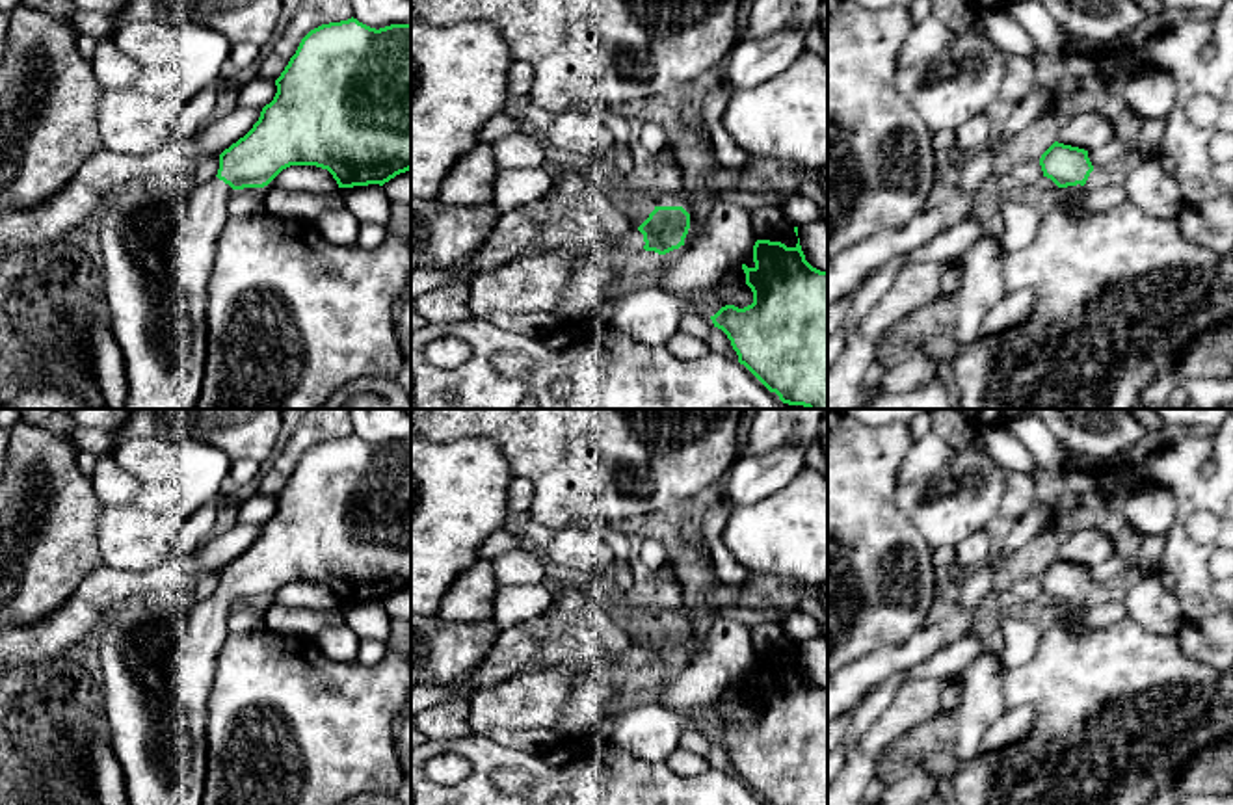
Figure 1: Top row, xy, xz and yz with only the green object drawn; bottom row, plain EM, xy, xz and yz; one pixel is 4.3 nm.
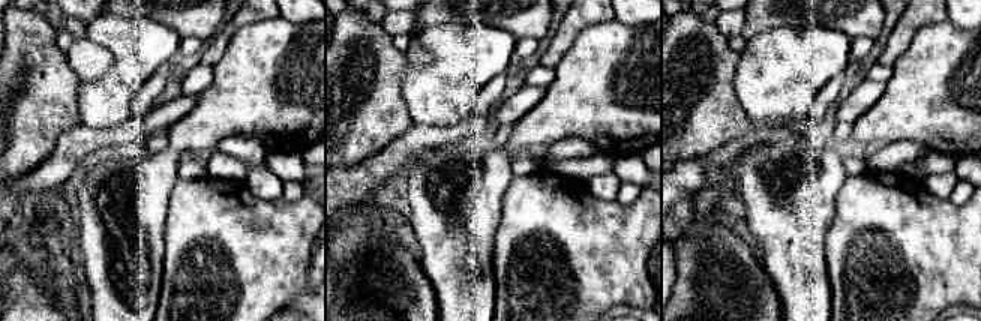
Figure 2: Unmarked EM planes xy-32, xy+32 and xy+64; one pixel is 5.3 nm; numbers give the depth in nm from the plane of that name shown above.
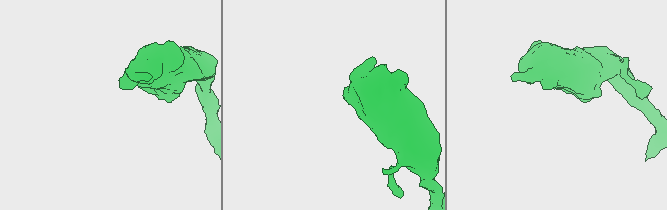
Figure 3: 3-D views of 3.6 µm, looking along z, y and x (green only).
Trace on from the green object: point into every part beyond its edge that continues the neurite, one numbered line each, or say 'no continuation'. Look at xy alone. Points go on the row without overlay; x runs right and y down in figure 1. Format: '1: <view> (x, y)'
1: xy (159, 666)

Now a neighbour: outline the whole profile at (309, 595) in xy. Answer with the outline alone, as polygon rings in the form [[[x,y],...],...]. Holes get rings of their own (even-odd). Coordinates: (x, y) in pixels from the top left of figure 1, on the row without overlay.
[[[290,582],[283,586],[268,602],[311,612],[327,612],[338,604],[333,591],[316,582]]]

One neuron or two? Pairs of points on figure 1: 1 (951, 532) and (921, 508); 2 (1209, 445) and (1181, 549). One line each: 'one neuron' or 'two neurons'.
1: one neuron
2: one neuron

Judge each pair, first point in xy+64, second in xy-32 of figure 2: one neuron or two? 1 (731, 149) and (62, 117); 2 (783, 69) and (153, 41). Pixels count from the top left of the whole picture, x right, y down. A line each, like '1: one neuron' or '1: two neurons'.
1: two neurons
2: one neuron

